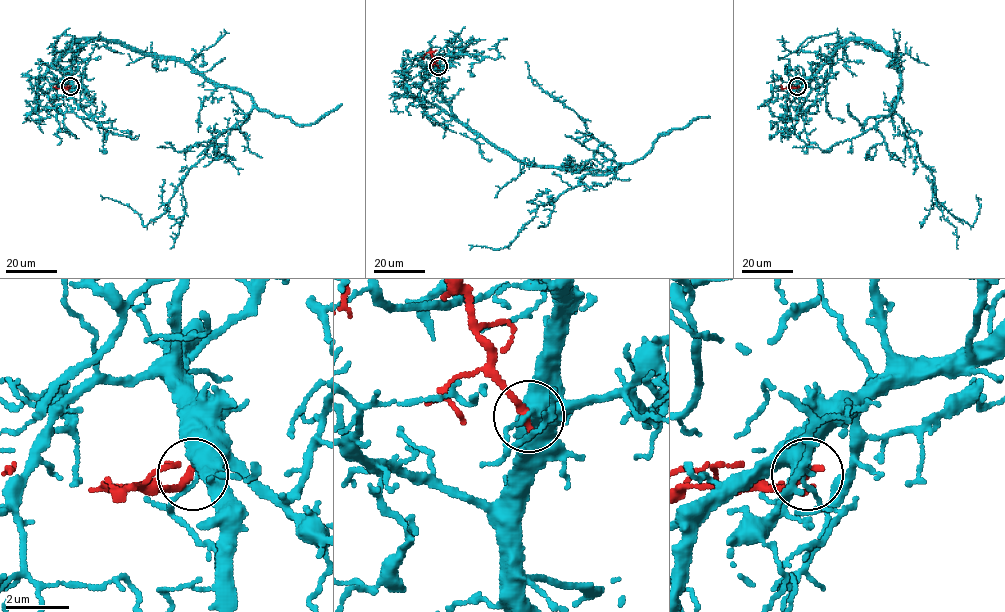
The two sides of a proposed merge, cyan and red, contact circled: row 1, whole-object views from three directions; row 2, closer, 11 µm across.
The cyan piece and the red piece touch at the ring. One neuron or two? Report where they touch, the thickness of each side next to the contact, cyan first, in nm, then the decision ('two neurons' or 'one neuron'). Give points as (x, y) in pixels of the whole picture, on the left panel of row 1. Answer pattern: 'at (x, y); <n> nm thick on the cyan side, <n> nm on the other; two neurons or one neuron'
at (70, 86); 440 nm thick on the cyan side, 280 nm on the other; two neurons

